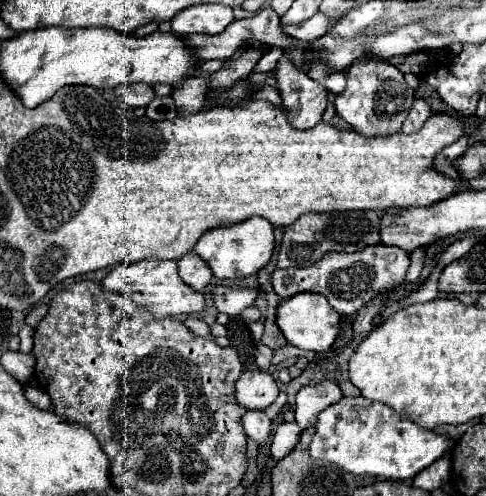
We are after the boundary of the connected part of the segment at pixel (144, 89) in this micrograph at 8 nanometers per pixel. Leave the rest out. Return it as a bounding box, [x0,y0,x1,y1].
[115,82,155,108]

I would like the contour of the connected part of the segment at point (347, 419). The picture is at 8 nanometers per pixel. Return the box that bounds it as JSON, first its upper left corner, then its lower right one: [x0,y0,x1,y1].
[309,396,451,480]

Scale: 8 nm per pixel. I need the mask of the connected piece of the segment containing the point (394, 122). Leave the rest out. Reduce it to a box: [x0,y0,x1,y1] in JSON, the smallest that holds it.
[335,60,413,138]

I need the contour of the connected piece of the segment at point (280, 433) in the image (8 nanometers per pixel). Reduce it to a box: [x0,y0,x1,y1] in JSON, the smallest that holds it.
[271,422,301,460]

